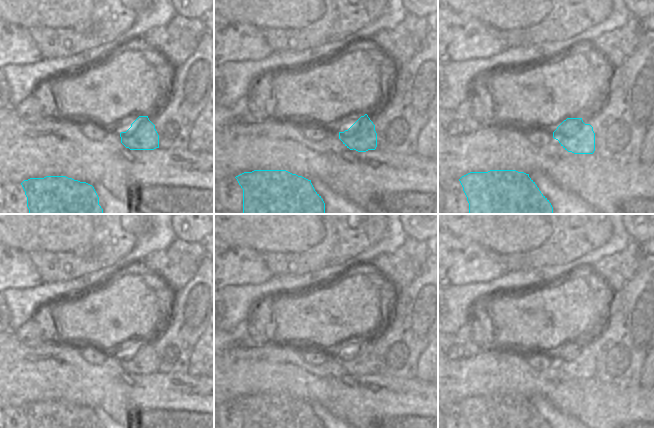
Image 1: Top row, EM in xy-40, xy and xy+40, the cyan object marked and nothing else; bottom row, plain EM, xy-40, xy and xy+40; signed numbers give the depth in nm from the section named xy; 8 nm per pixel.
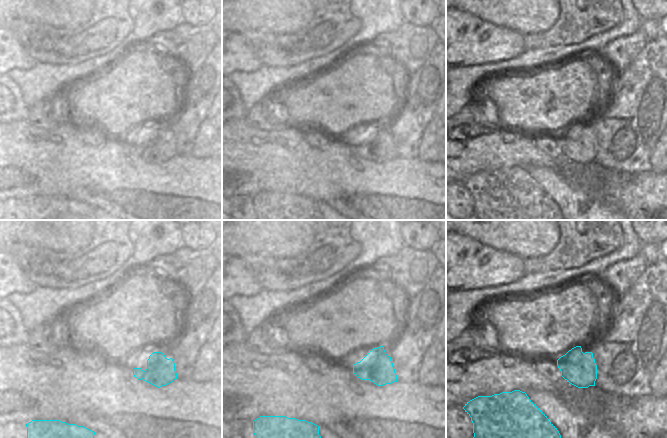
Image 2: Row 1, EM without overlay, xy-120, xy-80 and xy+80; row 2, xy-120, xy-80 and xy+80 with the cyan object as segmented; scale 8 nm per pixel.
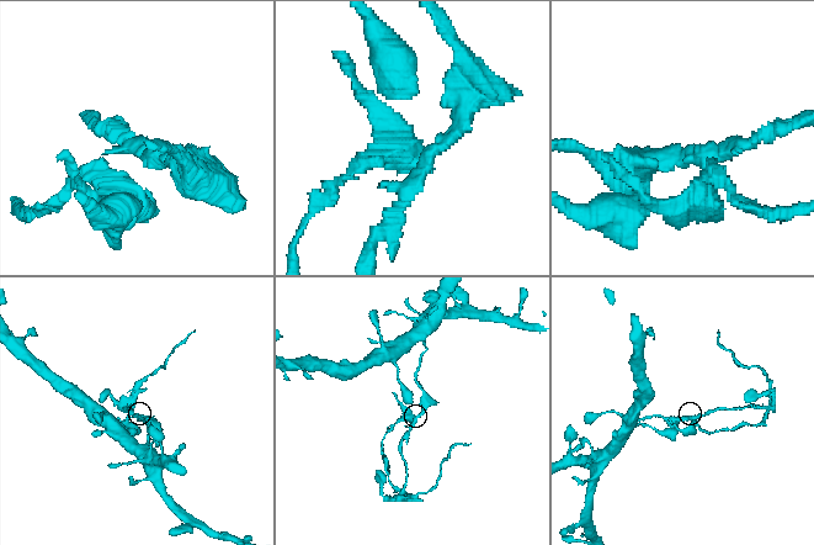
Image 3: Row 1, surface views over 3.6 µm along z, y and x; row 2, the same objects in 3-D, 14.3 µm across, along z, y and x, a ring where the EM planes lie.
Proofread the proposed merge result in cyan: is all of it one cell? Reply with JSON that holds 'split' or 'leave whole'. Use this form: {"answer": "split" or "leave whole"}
{"answer": "split"}

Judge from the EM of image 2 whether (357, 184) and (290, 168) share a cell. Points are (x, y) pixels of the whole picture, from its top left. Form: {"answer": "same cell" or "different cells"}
{"answer": "same cell"}

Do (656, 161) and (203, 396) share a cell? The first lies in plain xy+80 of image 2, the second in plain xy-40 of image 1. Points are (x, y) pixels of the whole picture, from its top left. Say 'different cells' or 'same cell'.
different cells

